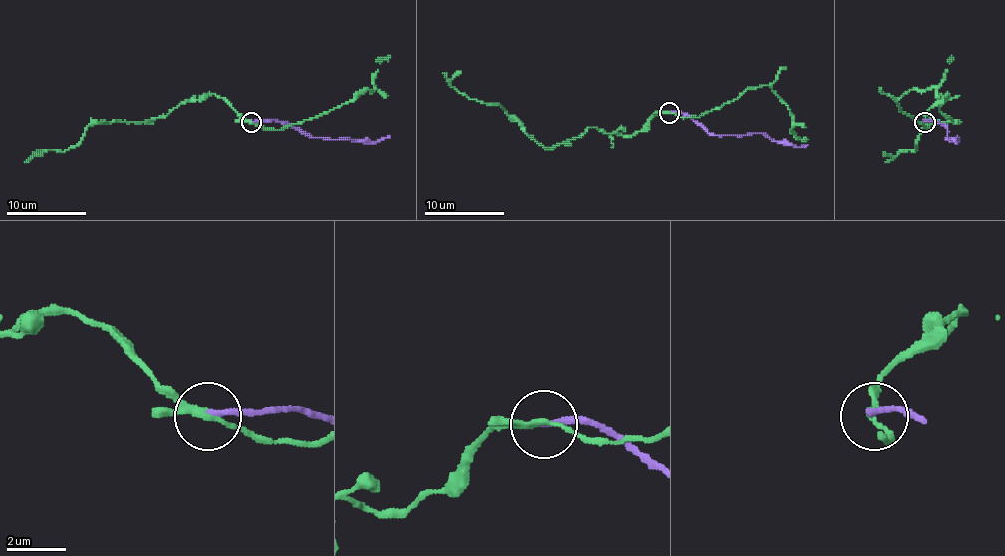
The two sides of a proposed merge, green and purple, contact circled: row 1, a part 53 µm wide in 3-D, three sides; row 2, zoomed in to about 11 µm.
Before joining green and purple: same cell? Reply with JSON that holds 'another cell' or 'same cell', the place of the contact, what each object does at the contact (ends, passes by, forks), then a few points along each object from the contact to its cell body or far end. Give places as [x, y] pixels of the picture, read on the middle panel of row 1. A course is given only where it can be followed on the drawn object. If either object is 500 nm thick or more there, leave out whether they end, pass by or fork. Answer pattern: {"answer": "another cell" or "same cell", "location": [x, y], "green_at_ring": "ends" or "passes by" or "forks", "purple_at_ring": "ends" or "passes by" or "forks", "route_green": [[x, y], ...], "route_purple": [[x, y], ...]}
{"answer": "another cell", "location": [669, 113], "green_at_ring": "forks", "purple_at_ring": "ends", "route_green": [[669, 113], [657, 113], [631, 135], [589, 127], [543, 147], [493, 103], [456, 91], [450, 81], [460, 71]], "route_purple": [[669, 113], [687, 113], [709, 133], [766, 133], [776, 141], [808, 145]]}

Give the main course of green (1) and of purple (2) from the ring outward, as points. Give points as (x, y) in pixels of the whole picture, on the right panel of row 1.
1: (925, 122), (947, 93), (939, 110), (959, 122), (929, 122), (913, 152), (893, 158), (883, 152)
2: (925, 122), (939, 122), (945, 128), (945, 140), (957, 142), (957, 136)

